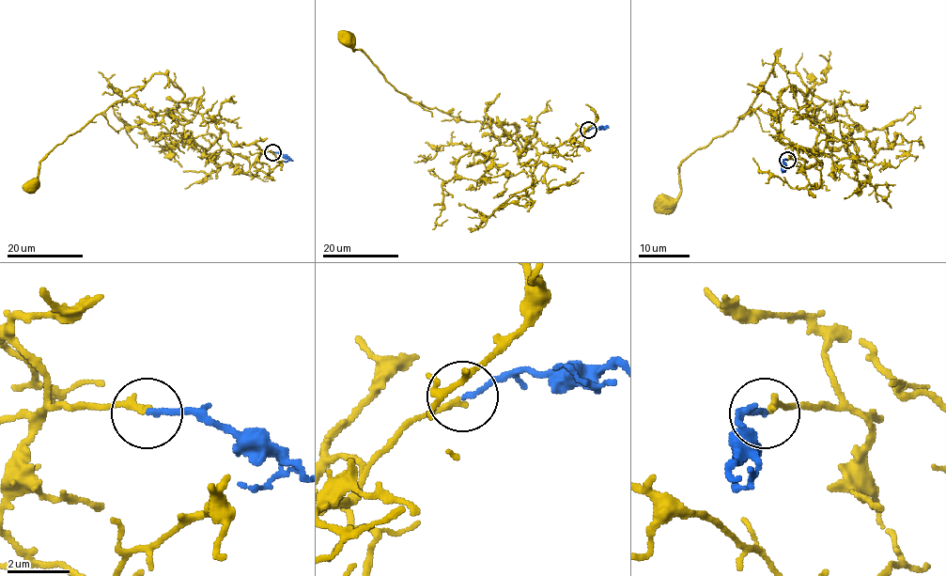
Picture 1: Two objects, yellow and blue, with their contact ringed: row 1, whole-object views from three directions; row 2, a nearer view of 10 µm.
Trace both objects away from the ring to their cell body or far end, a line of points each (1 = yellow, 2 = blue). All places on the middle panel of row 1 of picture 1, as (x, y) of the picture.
1: (587, 130), (548, 152), (539, 153), (520, 137), (498, 144), (485, 123), (460, 120), (412, 102), (347, 39)
2: (587, 130), (609, 128)

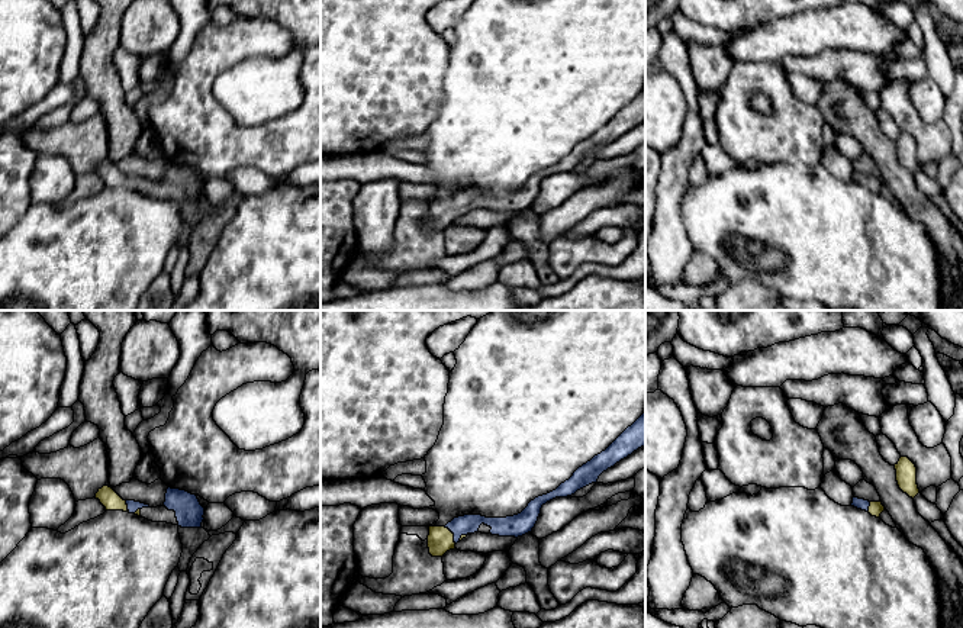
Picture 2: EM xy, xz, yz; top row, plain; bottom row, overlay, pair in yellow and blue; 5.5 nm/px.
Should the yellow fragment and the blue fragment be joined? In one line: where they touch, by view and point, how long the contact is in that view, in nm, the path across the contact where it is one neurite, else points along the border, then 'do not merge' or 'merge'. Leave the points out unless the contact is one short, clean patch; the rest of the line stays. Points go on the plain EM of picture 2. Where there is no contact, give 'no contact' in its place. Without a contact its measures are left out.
contact xz (453, 209); length 120 nm; way xz (440, 215), (453, 209), (461, 200), (469, 199); merge

